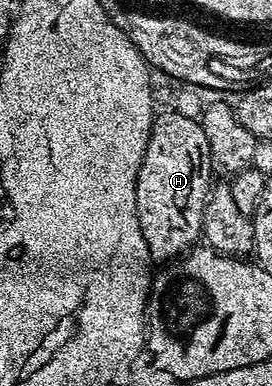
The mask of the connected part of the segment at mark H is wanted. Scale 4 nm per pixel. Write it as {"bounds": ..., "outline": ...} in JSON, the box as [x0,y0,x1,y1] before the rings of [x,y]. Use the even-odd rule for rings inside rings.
{"bounds":[137,111,211,261],"outline":[[[169,111],[153,121],[147,149],[137,174],[137,226],[147,241],[150,260],[173,261],[184,256],[202,238],[203,209],[209,198],[211,156],[207,133],[189,115]]]}

